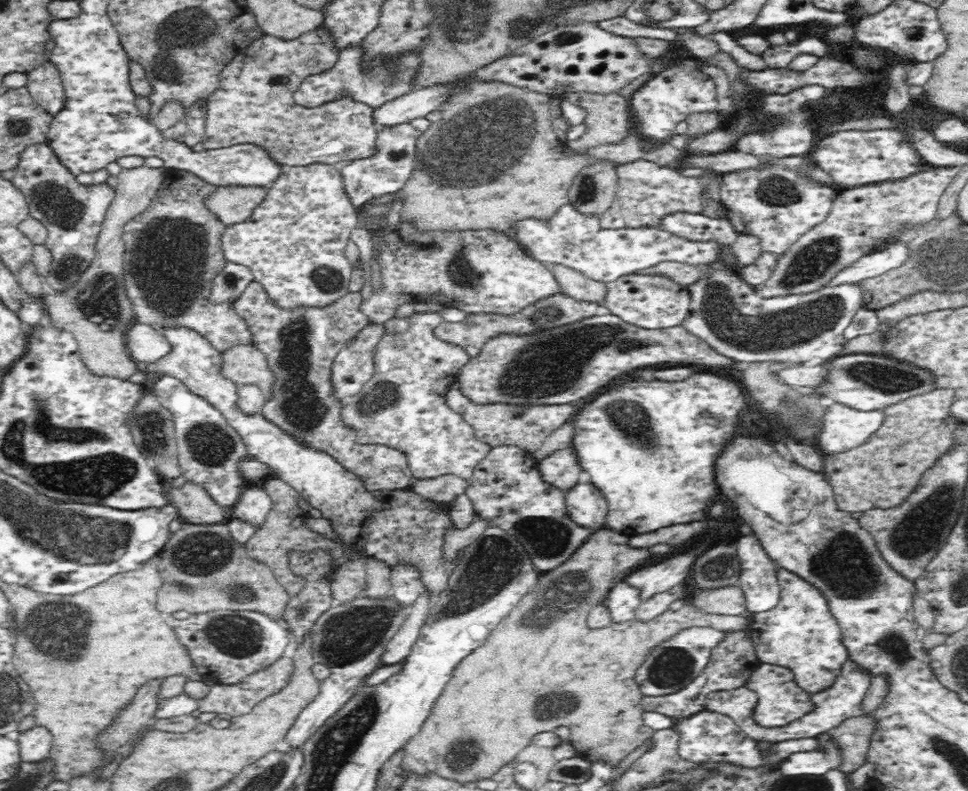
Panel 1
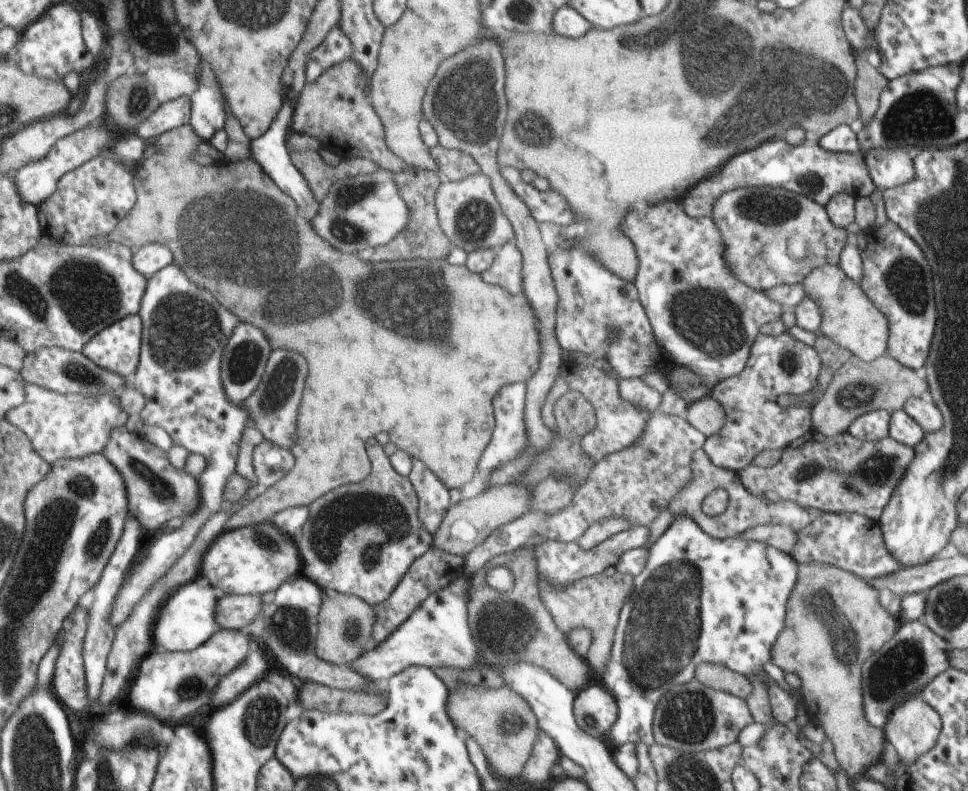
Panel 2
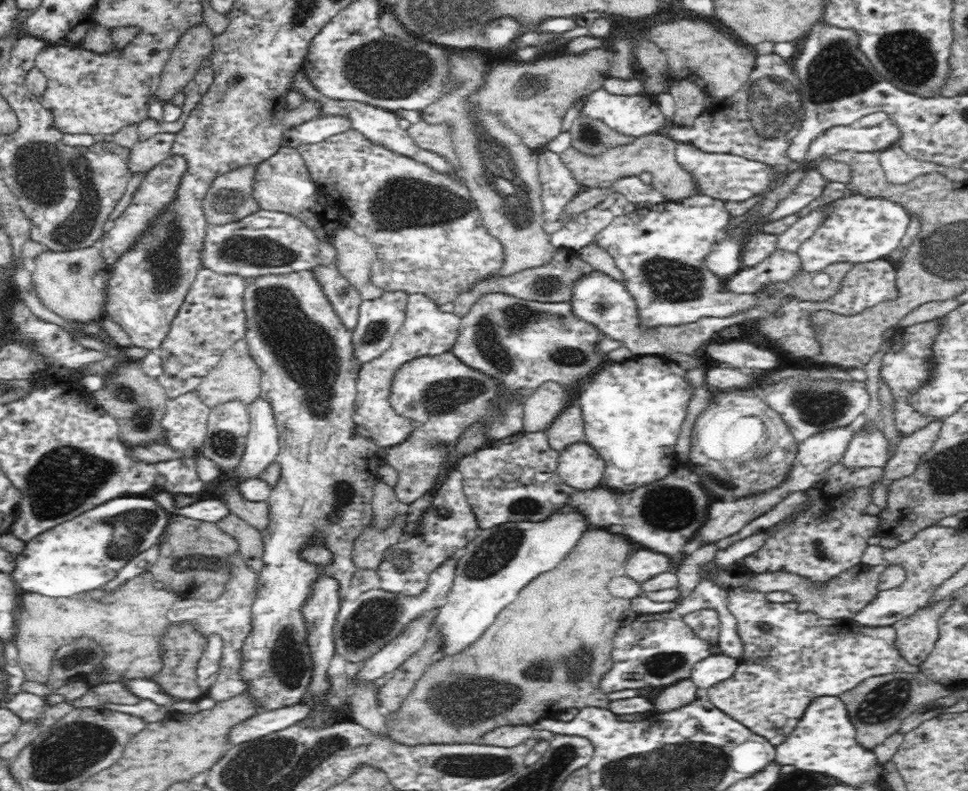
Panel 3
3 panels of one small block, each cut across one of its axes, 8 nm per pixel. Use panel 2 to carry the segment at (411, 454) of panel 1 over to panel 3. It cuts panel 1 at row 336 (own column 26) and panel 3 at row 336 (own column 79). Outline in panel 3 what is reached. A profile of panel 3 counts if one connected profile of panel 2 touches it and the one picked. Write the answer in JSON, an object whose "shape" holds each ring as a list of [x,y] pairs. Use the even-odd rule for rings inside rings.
{"shape":[[[412,294],[406,298],[406,318],[402,328],[398,330],[398,336],[394,338],[392,346],[388,352],[384,352],[378,360],[372,360],[370,364],[362,366],[360,376],[358,376],[358,384],[356,384],[356,416],[354,422],[358,426],[364,426],[370,432],[370,438],[376,446],[380,448],[390,448],[390,446],[400,446],[402,442],[406,442],[412,432],[420,426],[412,420],[406,420],[402,416],[398,416],[392,410],[390,404],[390,382],[396,376],[396,372],[404,366],[410,364],[418,358],[430,356],[442,356],[446,352],[450,352],[460,336],[460,328],[462,328],[462,318],[458,318],[456,314],[448,314],[442,312],[440,306],[426,294]]]}

